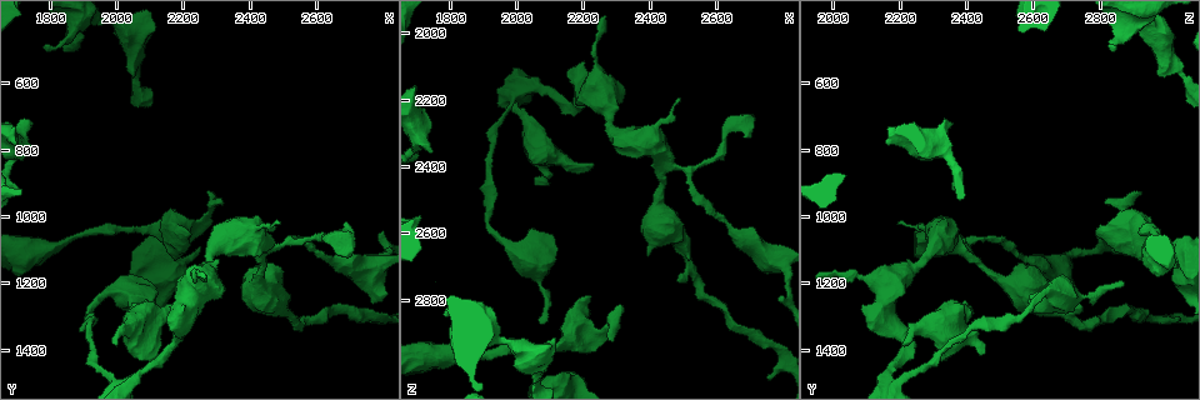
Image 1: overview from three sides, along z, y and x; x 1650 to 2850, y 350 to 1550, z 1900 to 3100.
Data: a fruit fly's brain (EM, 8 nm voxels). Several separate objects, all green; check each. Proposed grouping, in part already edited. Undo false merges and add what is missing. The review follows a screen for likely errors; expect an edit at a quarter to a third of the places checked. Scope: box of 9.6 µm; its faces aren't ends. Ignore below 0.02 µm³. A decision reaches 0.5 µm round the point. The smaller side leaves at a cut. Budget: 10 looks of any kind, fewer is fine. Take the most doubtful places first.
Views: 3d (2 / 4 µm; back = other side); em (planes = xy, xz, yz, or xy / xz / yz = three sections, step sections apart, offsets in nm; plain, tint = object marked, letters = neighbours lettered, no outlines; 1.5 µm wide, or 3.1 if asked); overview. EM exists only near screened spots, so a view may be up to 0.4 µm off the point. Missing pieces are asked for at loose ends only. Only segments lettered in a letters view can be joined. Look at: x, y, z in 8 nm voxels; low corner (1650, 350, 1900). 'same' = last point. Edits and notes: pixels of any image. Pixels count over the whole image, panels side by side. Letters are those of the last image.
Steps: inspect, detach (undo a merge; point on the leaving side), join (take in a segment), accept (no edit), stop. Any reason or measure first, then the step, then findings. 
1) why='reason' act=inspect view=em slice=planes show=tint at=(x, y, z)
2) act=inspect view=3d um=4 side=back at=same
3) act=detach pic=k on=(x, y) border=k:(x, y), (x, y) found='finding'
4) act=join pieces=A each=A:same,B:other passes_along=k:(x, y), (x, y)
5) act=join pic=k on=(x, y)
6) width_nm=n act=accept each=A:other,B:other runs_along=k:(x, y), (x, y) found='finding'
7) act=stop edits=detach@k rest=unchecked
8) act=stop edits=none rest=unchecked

why='branch stops here' act=inspect view=em slice=planes show=letters at=(1990, 1380, 2210)

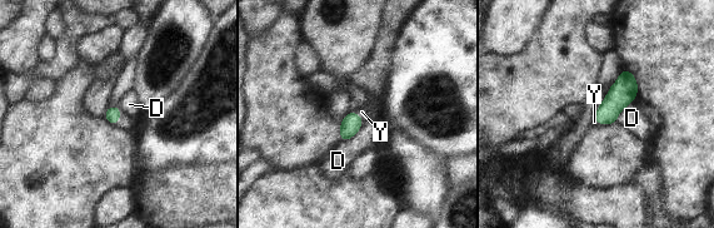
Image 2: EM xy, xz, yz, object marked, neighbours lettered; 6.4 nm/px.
act=join pieces=Y each=D:other,Y:same found='the neuron continues'

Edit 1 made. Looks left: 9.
why='an open end' act=inspect view=em slice=xy step=4 show=letters at=(1780, 490, 2840)

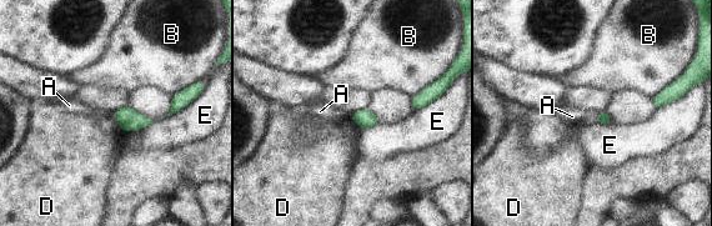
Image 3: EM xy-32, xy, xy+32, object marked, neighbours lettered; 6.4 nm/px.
act=accept each=A:other,B:other,D:other,E:other border=3:(113, 112), (116, 122), (124, 131) found='none of them fits'

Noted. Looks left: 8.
why='an open end' act=inspect view=em slice=yz step=4 show=letters at=(2220, 1060, 2780)

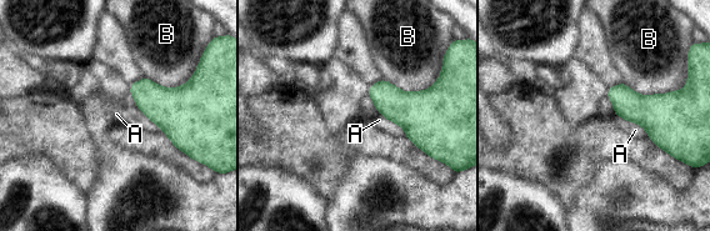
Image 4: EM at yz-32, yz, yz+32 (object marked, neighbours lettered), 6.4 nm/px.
why='cut it another way' act=inspect view=em slice=planes show=letters at=same

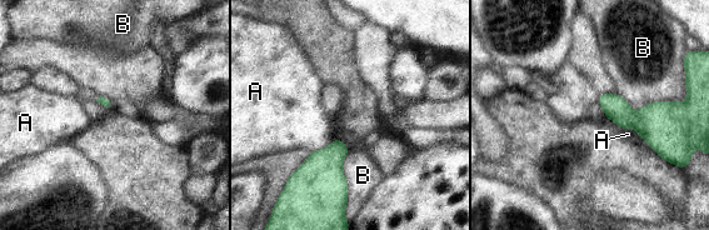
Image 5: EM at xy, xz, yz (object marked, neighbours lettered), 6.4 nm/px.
act=accept each=A:other,B:other border=5:(335, 138), (325, 146), (310, 151) found='none of them fits'

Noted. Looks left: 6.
why='three arms meet' act=inspect view=3d um=2 at=(2550, 1070, 2400)

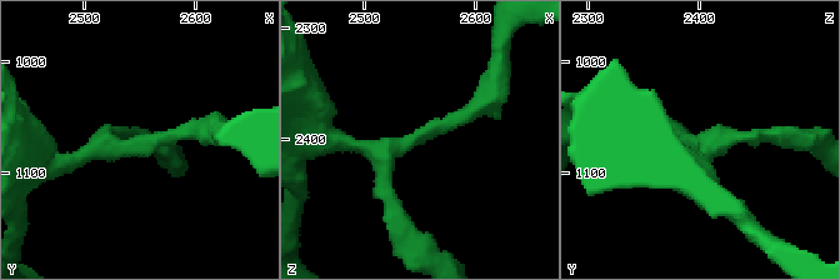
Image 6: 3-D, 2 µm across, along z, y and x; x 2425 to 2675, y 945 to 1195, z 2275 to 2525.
why='now the EM' act=inspect view=em slice=planes show=letters at=(2552, 1076, 2394)

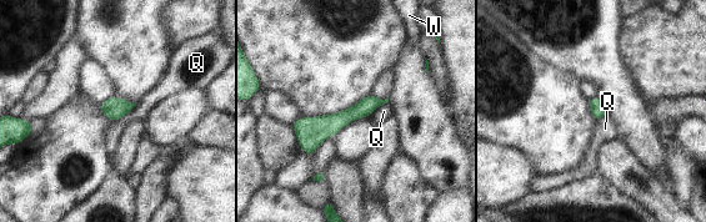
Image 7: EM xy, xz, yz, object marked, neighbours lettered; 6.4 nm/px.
arms=3 act=accept each=Q:other,W:other found='all the same neuron'

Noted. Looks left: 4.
act=stop edits=join@2 rest=unchecked

